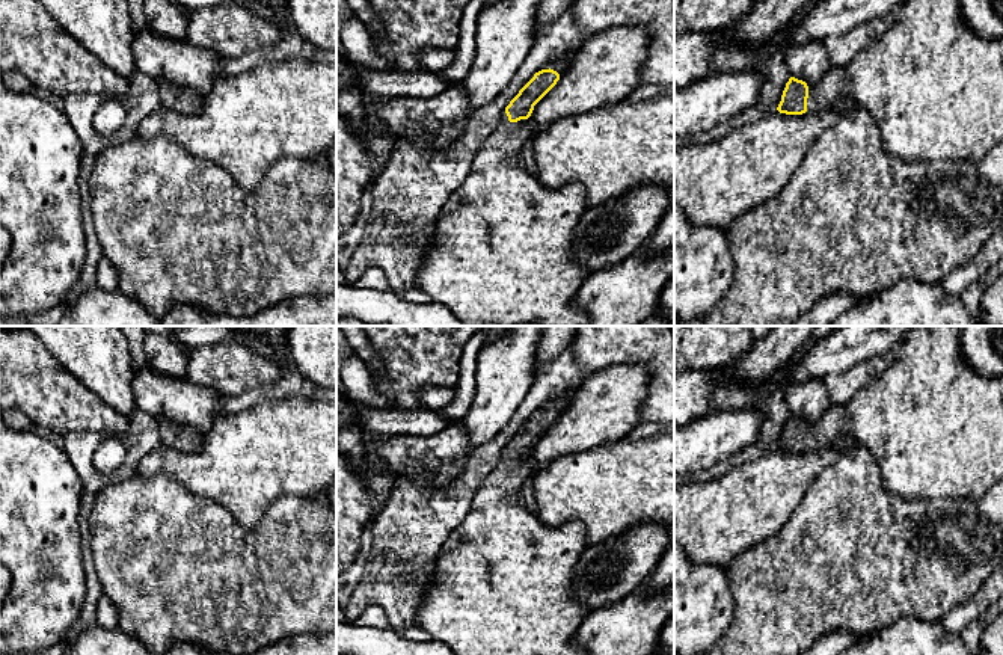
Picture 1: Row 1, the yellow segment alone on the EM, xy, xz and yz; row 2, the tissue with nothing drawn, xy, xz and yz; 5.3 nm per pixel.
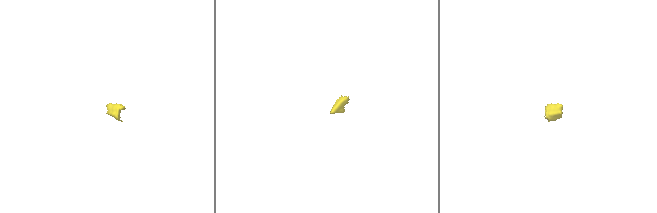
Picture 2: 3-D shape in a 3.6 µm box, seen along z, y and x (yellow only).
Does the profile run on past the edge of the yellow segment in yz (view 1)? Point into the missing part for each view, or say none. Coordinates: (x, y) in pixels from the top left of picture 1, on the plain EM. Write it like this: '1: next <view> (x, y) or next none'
1: next yz (935, 427)

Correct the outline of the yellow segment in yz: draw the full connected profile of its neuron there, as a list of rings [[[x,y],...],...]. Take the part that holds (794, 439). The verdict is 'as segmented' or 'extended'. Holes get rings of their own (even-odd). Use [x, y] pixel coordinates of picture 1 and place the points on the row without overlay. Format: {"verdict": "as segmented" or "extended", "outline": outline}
{"verdict": "extended", "outline": [[[913,326],[897,346],[897,359],[882,374],[873,377],[870,385],[860,389],[845,406],[830,407],[811,424],[802,418],[790,415],[777,448],[786,453],[802,453],[805,450],[816,451],[843,442],[854,442],[866,447],[872,453],[878,462],[881,480],[885,489],[906,500],[982,498],[995,483],[1003,481],[1003,377],[983,377],[965,362],[961,349],[961,332],[962,326]]]}

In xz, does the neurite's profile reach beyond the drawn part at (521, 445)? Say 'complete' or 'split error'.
split error

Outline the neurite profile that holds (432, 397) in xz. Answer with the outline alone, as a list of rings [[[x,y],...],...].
[[[430,385],[419,389],[419,400],[422,406],[434,412],[449,404],[454,395],[454,389],[446,386]]]

